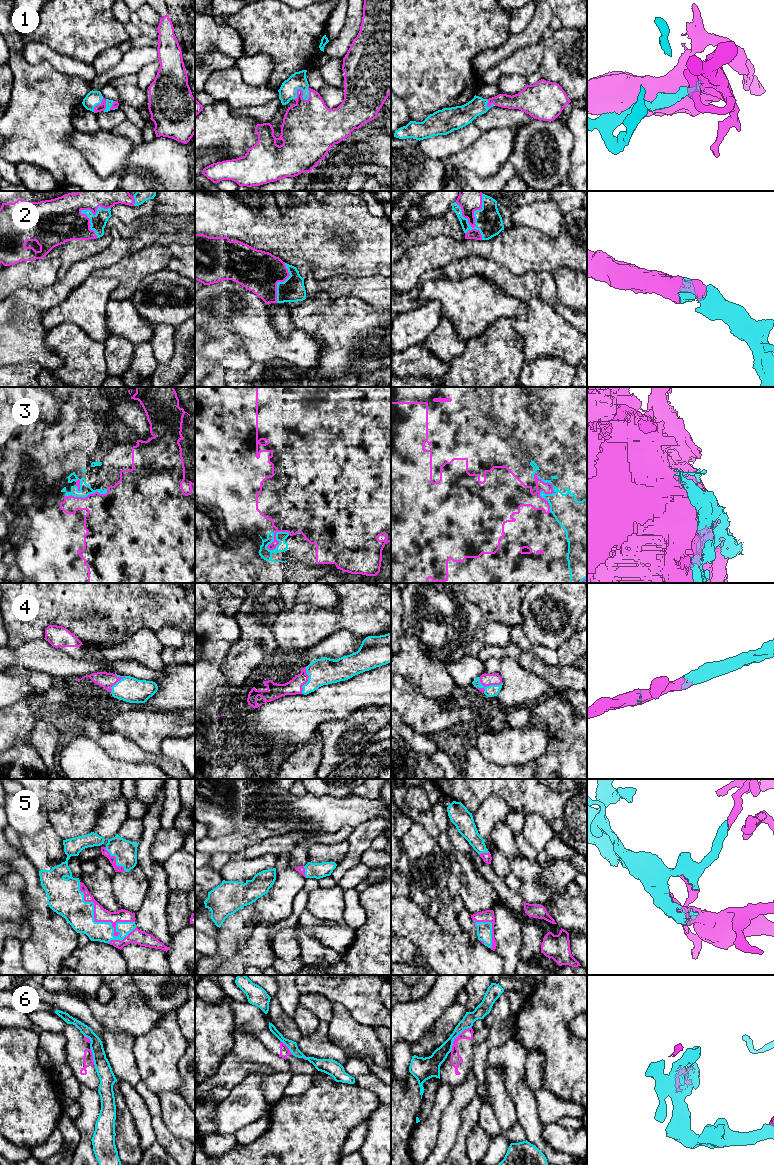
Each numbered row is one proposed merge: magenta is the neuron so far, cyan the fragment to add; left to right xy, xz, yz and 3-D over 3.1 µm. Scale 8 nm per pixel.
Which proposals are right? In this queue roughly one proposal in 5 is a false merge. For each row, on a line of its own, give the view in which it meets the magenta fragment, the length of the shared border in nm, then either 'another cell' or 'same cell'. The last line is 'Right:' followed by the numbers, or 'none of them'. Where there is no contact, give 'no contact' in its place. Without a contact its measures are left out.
1: xz | 170 nm | same cell
2: yz | 380 nm | same cell
3: yz | 320 nm | another cell
4: yz | 220 nm | same cell
5: xy | 550 nm | same cell
6: yz | 260 nm | another cell
Right: 1, 2, 4, 5

